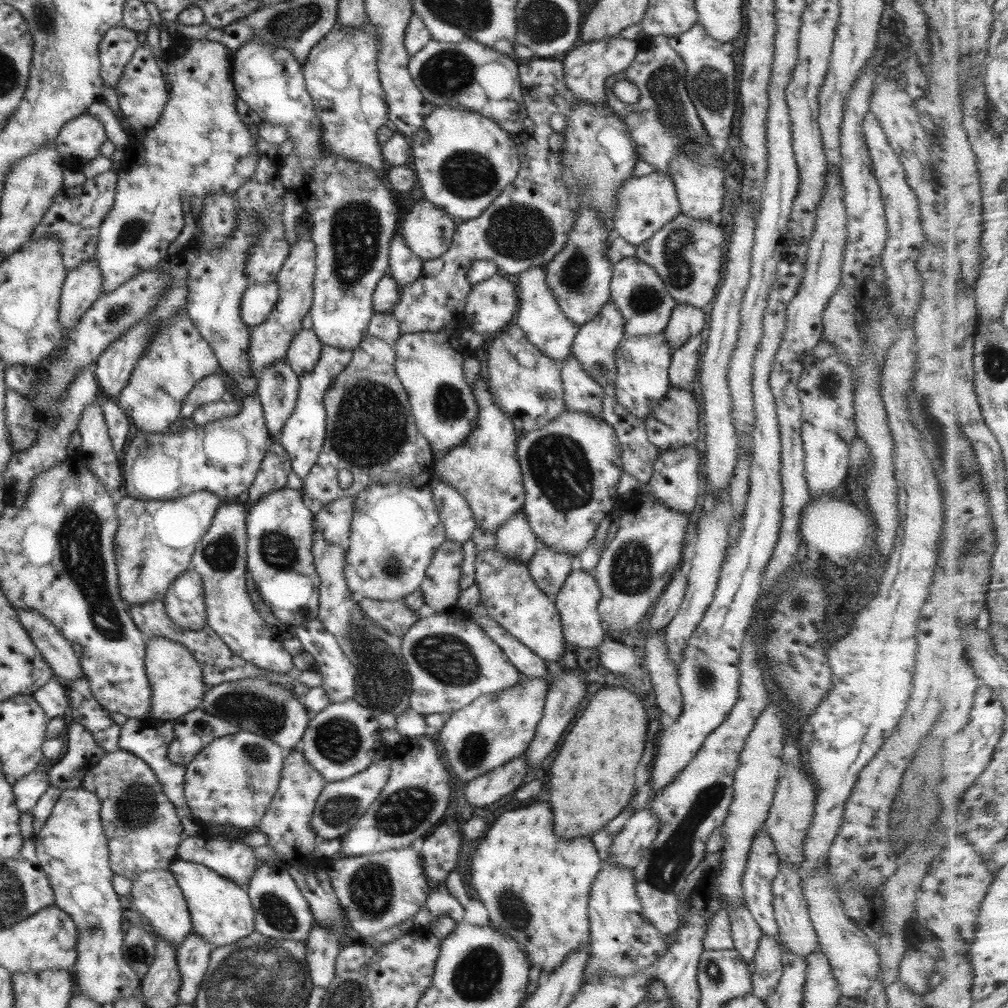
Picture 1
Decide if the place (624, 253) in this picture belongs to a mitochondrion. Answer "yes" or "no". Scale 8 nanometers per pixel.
no

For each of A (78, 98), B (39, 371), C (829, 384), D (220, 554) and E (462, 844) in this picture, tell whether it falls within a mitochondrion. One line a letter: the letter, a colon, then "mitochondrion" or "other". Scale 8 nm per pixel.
A: other
B: other
C: mitochondrion
D: mitochondrion
E: other

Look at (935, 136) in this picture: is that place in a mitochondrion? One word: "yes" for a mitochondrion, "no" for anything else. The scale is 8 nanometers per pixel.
no

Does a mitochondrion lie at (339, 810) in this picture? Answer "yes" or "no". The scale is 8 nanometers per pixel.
yes

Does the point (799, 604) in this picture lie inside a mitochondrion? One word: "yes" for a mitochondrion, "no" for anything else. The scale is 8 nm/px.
yes

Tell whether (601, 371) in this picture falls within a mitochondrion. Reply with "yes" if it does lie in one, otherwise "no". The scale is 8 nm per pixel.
yes

